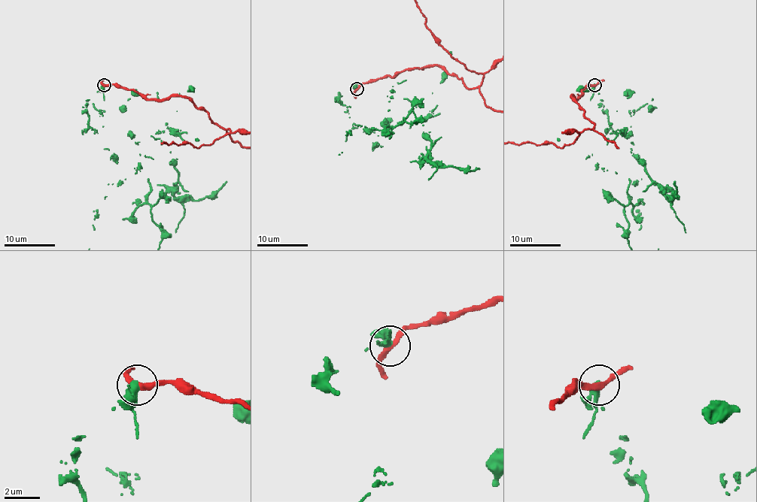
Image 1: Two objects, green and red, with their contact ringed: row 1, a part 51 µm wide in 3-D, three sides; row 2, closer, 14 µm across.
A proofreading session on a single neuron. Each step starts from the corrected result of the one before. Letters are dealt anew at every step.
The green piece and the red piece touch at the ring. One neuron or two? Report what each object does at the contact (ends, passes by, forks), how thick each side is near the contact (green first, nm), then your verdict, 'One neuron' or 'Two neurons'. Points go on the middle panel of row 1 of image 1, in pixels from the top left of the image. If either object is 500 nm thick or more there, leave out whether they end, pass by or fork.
At the ring green ends. At the ring red passes by. Thickness 480 nm (green) against 260 nm. Two neurons

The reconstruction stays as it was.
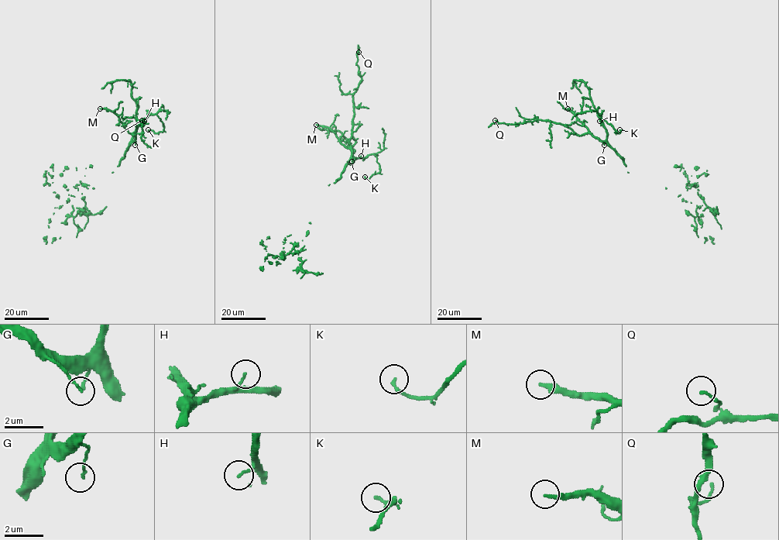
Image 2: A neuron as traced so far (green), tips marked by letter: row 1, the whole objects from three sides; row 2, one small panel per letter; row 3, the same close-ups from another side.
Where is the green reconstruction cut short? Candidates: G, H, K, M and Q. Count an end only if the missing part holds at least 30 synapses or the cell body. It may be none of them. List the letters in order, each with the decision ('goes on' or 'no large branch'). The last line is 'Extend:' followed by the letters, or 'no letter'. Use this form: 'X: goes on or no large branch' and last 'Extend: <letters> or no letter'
G: no large branch
H: no large branch
K: no large branch
M: goes on
Q: no large branch
Extend: M

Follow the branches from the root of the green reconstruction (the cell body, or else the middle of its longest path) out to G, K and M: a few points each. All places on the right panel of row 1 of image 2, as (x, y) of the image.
G: (627, 172), (624, 160), (605, 142), (600, 141), (604, 145)
K: (627, 172), (624, 160), (607, 142), (605, 128), (602, 116), (598, 115), (618, 133), (622, 130), (619, 129)
M: (627, 172), (624, 160), (605, 142), (591, 133), (567, 108)

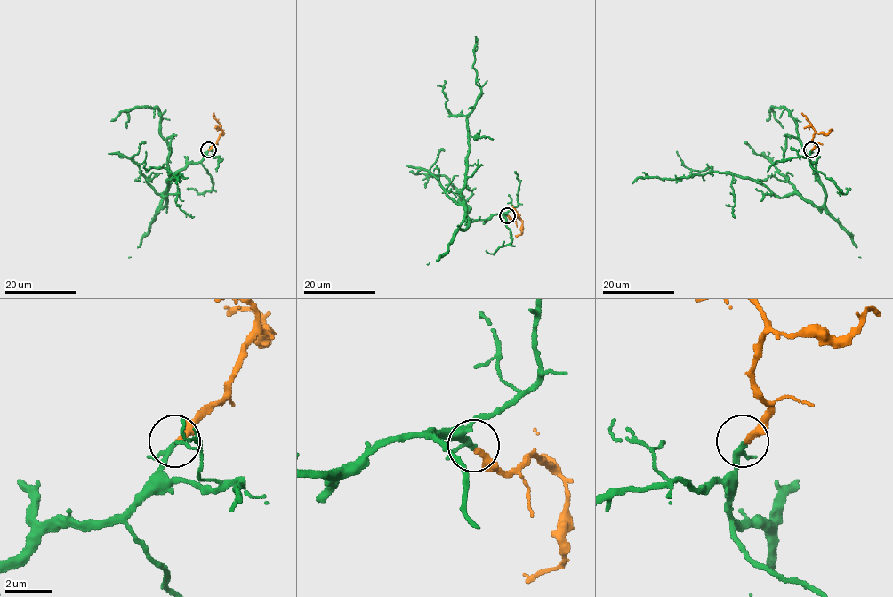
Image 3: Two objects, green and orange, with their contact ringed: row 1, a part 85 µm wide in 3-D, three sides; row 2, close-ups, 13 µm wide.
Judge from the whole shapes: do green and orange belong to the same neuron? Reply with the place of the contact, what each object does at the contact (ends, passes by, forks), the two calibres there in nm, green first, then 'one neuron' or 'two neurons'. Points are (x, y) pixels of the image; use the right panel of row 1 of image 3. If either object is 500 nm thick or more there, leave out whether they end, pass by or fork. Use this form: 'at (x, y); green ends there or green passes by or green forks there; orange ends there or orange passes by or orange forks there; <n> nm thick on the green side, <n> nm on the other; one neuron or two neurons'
at (811, 149); green passes by; orange ends there; 170 nm thick on the green side, 260 nm on the other; one neuron

